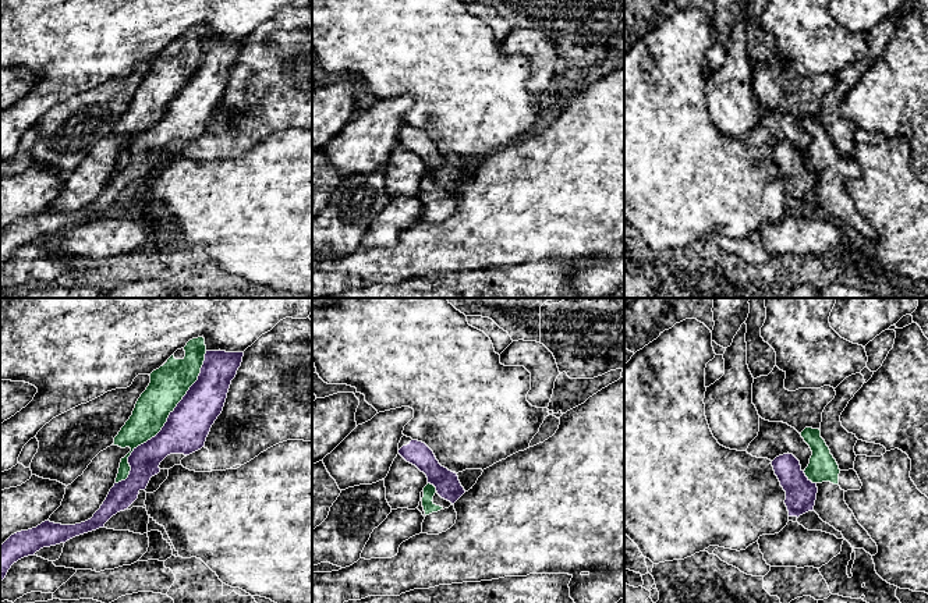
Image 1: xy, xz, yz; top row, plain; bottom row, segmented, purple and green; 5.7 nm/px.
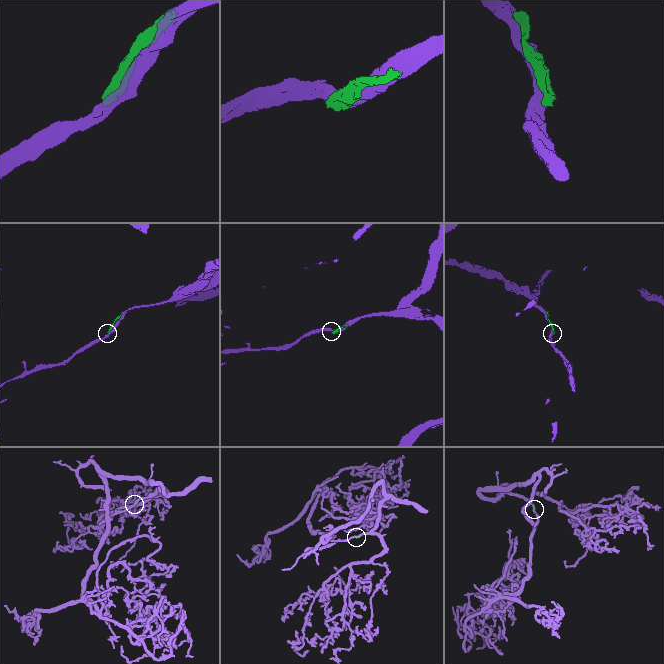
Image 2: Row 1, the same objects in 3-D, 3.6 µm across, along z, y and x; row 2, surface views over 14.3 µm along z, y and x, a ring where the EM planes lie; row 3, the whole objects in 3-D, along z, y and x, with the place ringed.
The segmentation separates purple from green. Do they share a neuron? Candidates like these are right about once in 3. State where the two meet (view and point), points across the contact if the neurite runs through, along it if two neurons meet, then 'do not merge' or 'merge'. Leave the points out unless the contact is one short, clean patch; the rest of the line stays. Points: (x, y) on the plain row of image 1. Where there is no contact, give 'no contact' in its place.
contact xy (166, 110); do not merge

